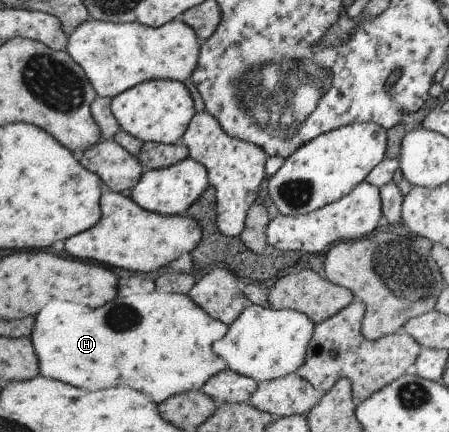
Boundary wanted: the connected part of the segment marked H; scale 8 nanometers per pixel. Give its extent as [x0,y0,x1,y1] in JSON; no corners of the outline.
[28,290,229,404]

